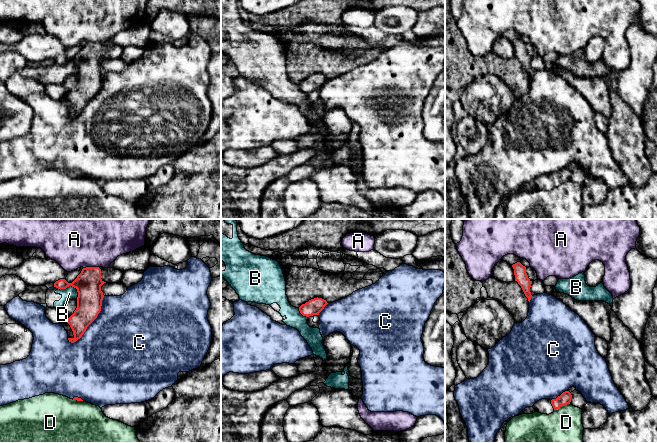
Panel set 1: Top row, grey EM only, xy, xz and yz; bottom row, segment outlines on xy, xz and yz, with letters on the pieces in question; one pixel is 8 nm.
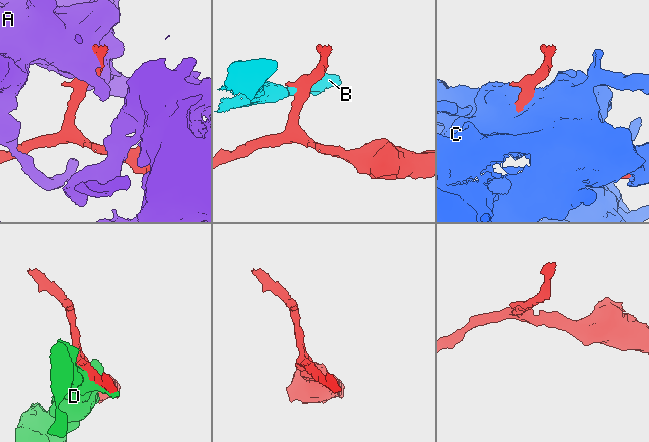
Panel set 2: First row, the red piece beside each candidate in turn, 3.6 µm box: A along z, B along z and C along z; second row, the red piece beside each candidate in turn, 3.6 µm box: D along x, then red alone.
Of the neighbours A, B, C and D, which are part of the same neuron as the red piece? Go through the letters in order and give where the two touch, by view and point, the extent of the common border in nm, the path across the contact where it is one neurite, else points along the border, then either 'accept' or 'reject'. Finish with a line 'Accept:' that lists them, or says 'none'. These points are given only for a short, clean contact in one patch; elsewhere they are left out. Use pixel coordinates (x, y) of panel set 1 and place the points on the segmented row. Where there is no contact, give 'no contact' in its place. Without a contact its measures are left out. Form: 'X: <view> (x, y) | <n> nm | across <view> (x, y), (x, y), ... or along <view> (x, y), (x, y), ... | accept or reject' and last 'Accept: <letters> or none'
A: xy (90, 267) | 130 nm | reject
B: xy (71, 285) | 180 nm | along xy (58, 288), (65, 289), (72, 286), (76, 289), (78, 296) | reject
C: xy (92, 321) | 480 nm | reject
D: yz (561, 405) | 140 nm | reject
Accept: none

